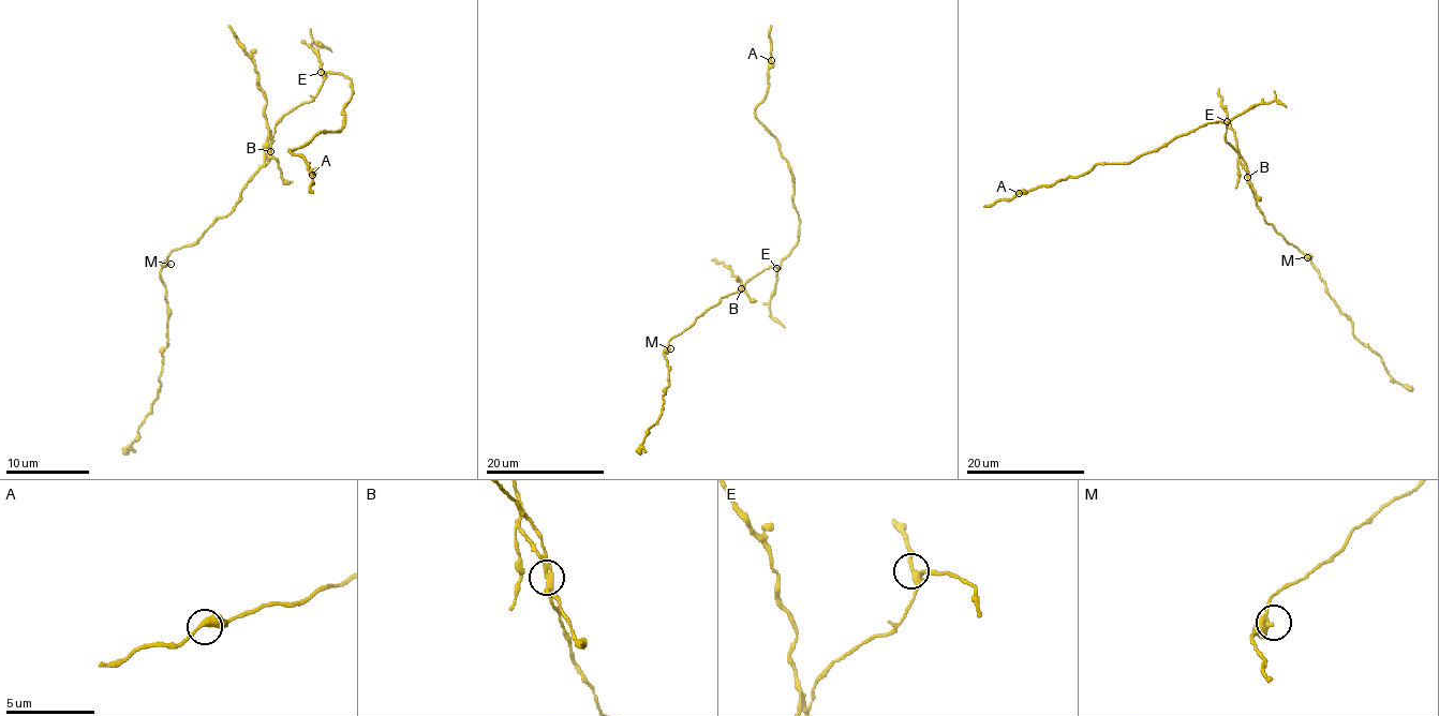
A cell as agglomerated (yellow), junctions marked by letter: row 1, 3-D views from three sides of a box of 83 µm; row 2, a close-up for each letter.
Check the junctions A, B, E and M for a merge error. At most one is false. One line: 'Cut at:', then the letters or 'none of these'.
Cut at: B

